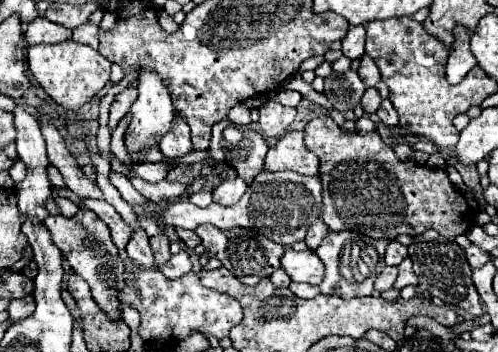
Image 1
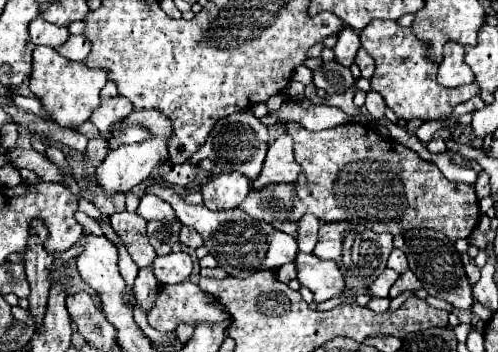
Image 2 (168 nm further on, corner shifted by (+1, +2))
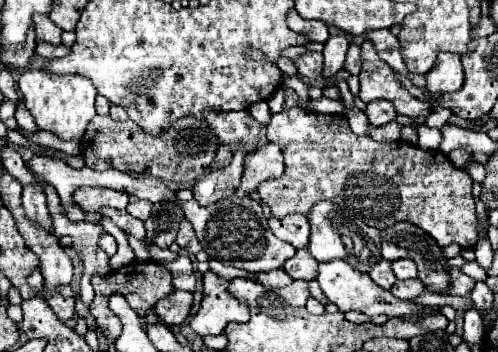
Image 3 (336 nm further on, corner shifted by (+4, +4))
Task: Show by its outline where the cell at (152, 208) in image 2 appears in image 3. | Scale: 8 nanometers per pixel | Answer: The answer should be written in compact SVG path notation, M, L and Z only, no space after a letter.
M134 201L134 203L130 203L130 205L126 207L126 211L128 211L132 217L140 219L140 221L146 221L146 219L150 217L150 209L152 209L152 203L150 203L150 201Z

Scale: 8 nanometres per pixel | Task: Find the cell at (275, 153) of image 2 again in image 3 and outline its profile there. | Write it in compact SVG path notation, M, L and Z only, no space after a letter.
M266 143L264 147L256 149L256 153L248 153L244 159L244 173L242 181L236 187L236 195L250 195L256 191L258 183L266 179L276 179L284 173L284 157L276 143Z

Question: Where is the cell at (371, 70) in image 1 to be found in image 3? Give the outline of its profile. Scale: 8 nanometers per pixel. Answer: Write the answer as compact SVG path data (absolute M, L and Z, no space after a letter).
M350 45L348 53L346 53L346 61L344 61L344 69L352 75L358 75L362 69L362 61L360 61L360 47L358 45Z

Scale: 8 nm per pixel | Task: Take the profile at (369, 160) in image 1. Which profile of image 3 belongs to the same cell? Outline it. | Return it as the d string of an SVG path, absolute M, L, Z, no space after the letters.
M284 107L278 115L272 115L272 121L270 121L270 125L268 125L266 137L268 137L270 143L278 143L280 149L282 149L282 155L284 155L284 173L282 173L282 177L278 177L278 179L274 179L274 181L264 181L264 183L260 183L258 189L256 189L258 195L260 195L260 199L270 205L272 215L276 215L276 217L286 217L286 215L290 215L290 213L308 213L308 211L312 209L312 205L316 205L318 201L334 201L334 203L338 203L340 207L354 211L354 213L360 215L370 227L376 227L376 229L392 227L392 225L398 223L398 221L410 221L410 223L418 225L424 233L428 233L440 247L446 247L446 245L450 245L450 243L458 243L460 247L468 249L468 247L474 247L474 245L476 245L476 241L478 241L476 221L478 221L478 219L476 219L474 197L472 197L472 177L470 177L464 169L454 167L454 165L450 163L450 159L448 159L444 153L440 153L438 149L436 149L436 151L424 151L424 149L420 149L420 147L416 147L416 145L410 145L410 143L406 143L406 141L402 141L402 139L392 141L392 143L378 143L378 141L370 139L368 135L354 135L354 133L350 131L350 125L348 125L348 121L346 121L344 115L322 115L322 113L306 111L306 109L302 109L302 107Z

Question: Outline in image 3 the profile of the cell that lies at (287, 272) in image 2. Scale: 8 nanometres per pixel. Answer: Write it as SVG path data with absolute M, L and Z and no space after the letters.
M308 247L298 249L294 257L290 257L284 263L284 271L292 277L292 279L304 279L304 281L312 281L316 279L316 265L318 261L308 253Z

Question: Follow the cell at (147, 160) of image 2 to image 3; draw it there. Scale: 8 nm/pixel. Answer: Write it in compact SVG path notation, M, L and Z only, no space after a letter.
M90 187L90 189L76 189L72 195L72 203L80 207L86 213L100 211L102 207L114 207L114 209L126 209L128 205L128 195L118 193L112 189L100 189L100 187Z

